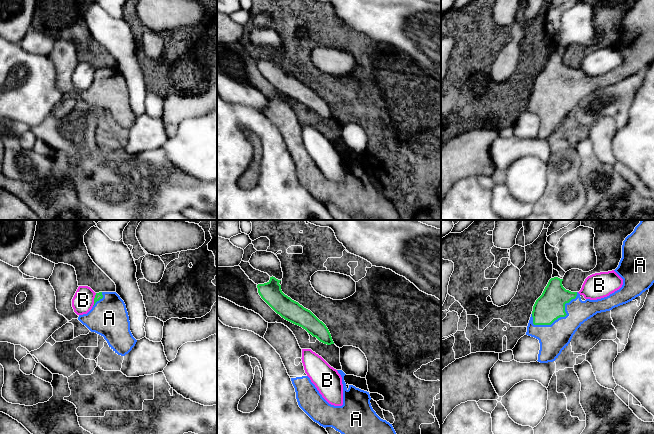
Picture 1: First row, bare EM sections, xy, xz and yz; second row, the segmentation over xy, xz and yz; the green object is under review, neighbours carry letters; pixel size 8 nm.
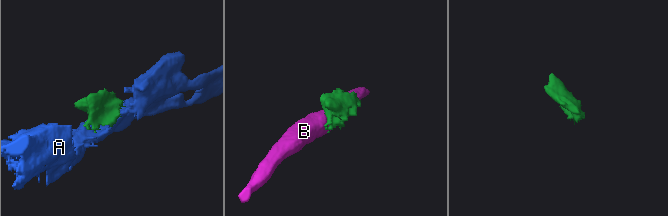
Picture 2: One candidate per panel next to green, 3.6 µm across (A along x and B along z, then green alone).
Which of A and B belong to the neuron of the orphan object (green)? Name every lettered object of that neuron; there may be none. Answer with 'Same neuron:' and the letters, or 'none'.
Same neuron: A

